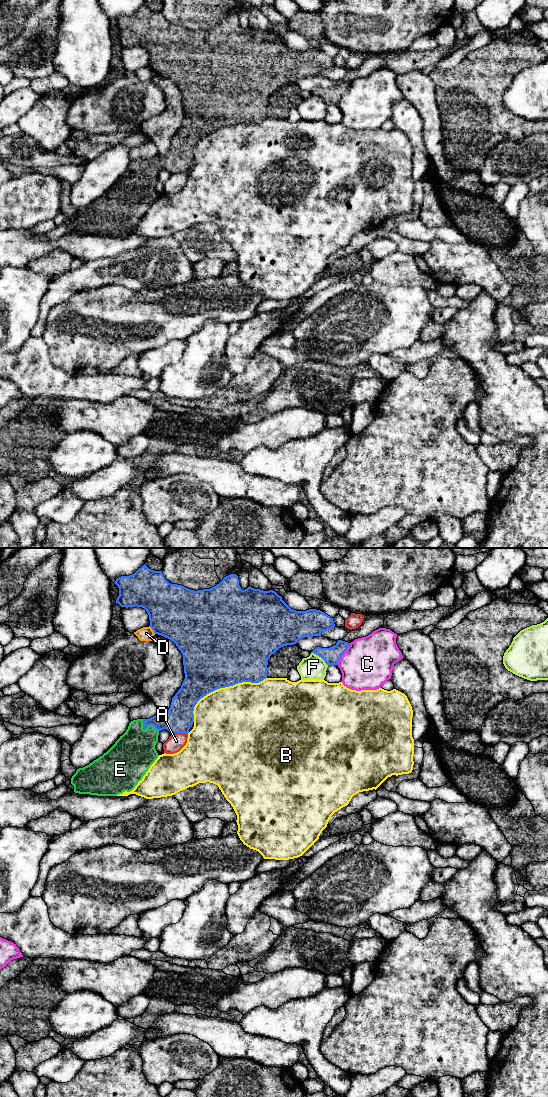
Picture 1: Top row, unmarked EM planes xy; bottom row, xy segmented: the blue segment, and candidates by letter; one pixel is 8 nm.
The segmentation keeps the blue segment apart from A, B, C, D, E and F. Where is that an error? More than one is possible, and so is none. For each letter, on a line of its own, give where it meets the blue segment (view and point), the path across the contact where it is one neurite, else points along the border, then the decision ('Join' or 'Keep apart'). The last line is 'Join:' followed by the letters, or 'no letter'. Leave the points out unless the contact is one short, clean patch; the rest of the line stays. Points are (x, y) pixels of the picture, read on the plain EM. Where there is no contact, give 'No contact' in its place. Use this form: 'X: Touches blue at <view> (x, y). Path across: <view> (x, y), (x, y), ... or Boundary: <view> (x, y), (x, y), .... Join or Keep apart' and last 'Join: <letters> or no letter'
A: Touches blue at xy (179, 172). Keep apart
B: Touches blue at xy (222, 127). Keep apart
C: Touches blue at xy (342, 94). Boundary: xy (350, 83), (336, 104). Keep apart
D: Touches blue at xy (152, 69). Boundary: xy (149, 66), (155, 73). Keep apart
E: Touches blue at xy (146, 167). Path across: xy (176, 160), (159, 162), (146, 167), (134, 192). Join
F: Touches blue at xy (320, 96). Boundary: xy (311, 92), (318, 95), (328, 105). Keep apart
Join: E

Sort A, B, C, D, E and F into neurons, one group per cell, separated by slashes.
A / B / C / D / E / F

